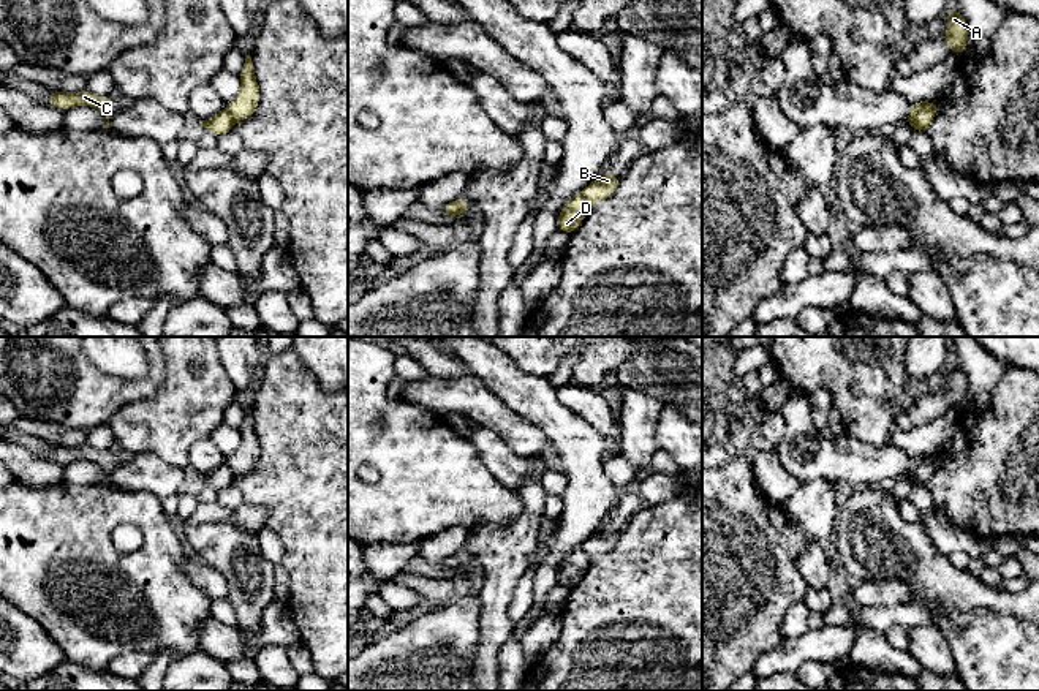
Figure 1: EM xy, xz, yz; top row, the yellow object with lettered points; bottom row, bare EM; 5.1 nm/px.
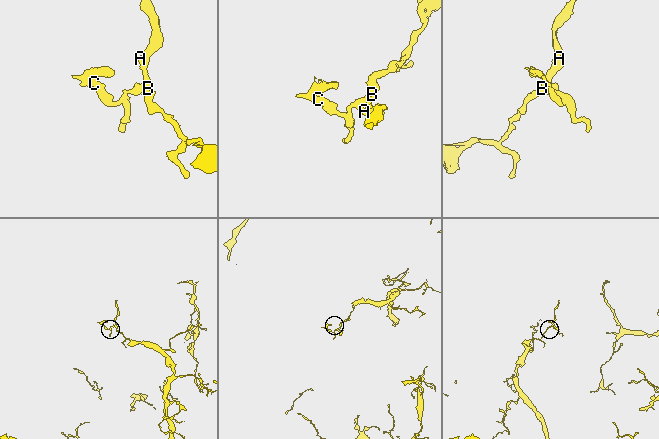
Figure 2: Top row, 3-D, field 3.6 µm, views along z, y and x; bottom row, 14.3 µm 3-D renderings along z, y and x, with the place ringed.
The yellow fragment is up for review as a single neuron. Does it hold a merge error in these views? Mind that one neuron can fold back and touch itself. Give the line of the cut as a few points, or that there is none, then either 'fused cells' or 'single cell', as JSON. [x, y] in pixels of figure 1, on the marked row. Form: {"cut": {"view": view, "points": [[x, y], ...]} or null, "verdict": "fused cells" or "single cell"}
{"cut": {"view": "yz", "points": [[924, 103], [922, 109], [908, 124]]}, "verdict": "fused cells"}

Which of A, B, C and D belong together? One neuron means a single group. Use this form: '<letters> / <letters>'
A B / C D

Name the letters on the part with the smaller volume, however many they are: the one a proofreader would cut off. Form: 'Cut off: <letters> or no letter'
Cut off: C, D

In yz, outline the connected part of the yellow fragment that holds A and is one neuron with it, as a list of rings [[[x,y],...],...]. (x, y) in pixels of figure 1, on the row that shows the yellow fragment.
[[[949,9],[946,14],[947,27],[943,38],[950,46],[950,54],[962,55],[968,43],[968,25],[965,16],[958,9]]]

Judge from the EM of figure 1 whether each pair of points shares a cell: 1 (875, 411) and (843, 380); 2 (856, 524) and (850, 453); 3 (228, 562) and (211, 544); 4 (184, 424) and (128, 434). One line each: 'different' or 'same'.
1: same
2: different
3: same
4: same

